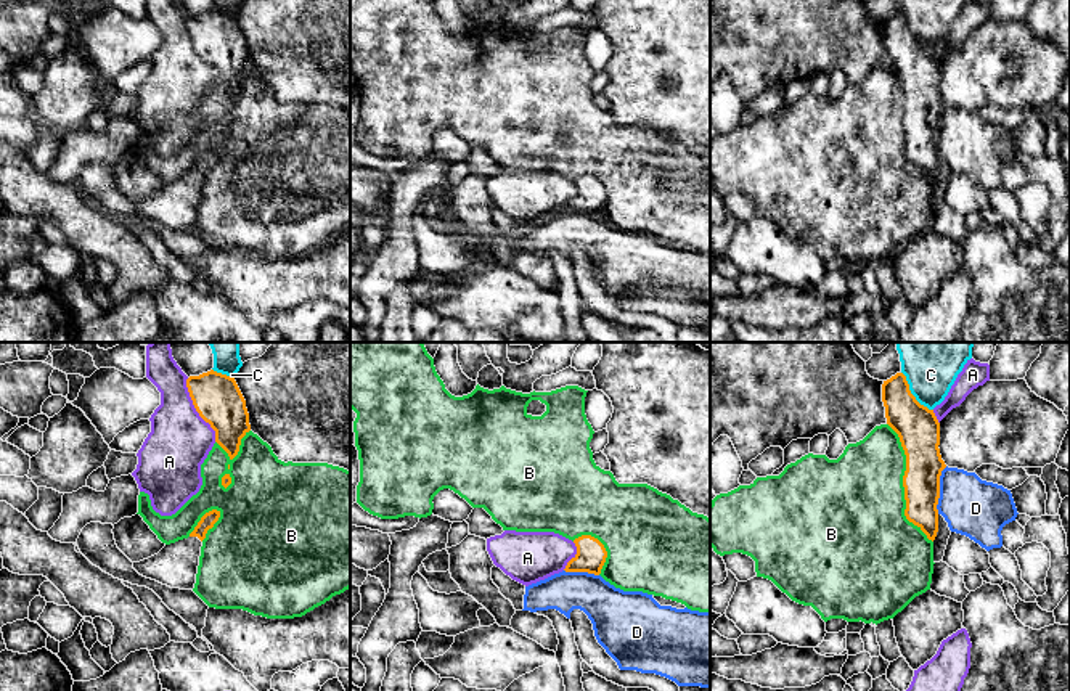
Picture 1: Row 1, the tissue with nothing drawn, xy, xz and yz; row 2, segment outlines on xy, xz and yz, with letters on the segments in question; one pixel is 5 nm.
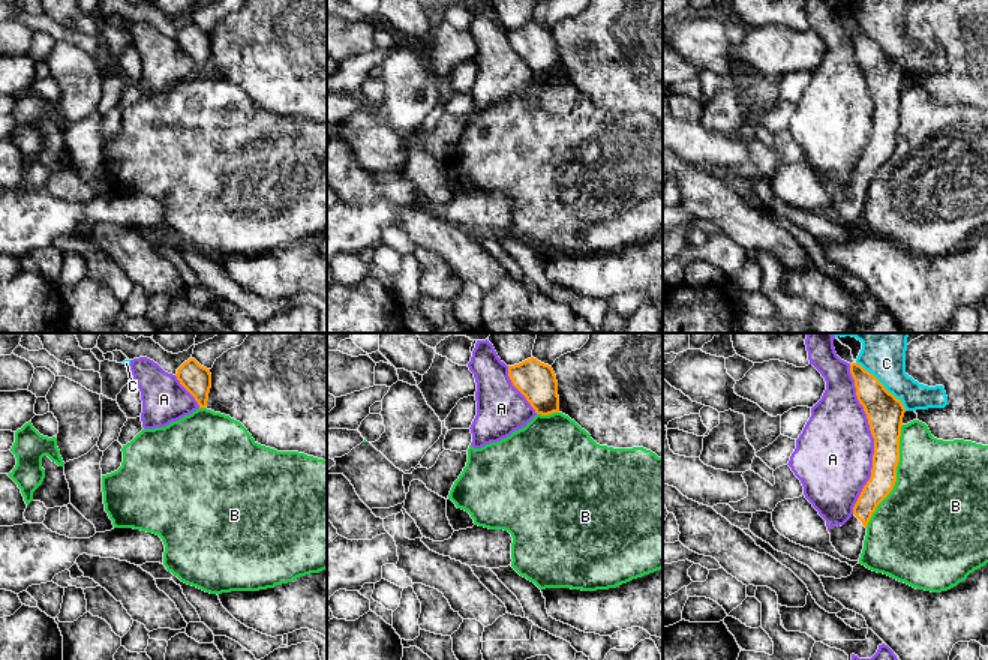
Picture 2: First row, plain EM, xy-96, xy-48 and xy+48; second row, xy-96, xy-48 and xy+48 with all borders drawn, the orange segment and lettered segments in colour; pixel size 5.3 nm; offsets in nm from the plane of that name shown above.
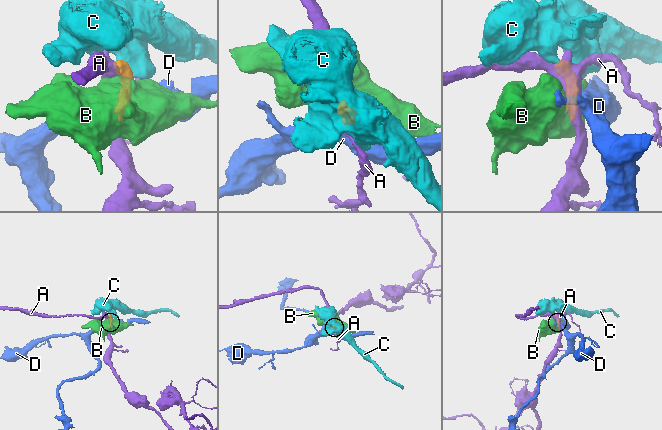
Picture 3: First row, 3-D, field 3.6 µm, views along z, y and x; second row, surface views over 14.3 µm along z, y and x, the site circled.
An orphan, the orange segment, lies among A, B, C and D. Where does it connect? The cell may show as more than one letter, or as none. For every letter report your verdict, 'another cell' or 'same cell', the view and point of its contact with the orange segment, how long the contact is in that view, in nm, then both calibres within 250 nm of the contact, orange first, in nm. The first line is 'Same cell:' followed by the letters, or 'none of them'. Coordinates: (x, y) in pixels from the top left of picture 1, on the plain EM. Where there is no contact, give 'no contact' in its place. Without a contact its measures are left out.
Same cell: none of them
A: another cell; contact xy (196, 50); length 360 nm; calibres 240 and 300 nm
B: another cell; contact yz (903, 124); length 650 nm; calibres 200 and 480 nm
C: another cell; contact yz (911, 34); length 260 nm; calibres 220 and 220 nm
D: another cell; contact yz (939, 130); length 240 nm; calibres 190 and 300 nm

